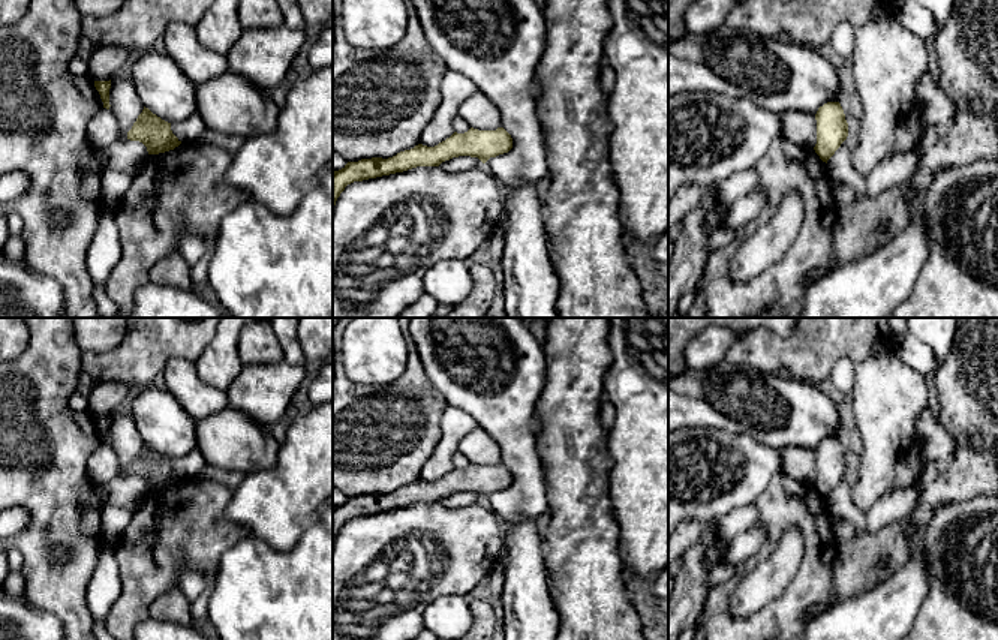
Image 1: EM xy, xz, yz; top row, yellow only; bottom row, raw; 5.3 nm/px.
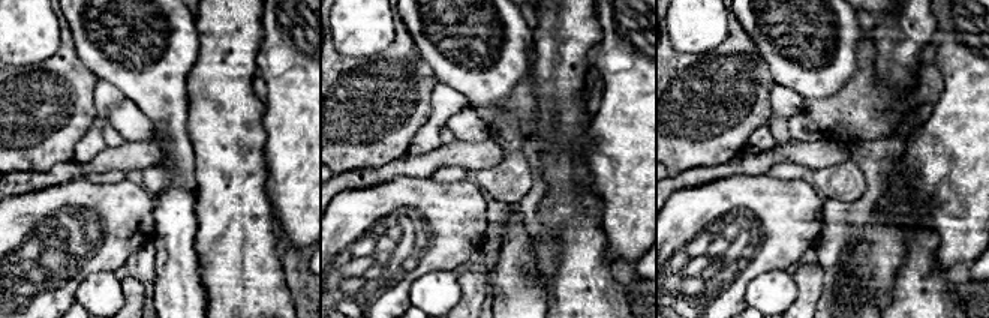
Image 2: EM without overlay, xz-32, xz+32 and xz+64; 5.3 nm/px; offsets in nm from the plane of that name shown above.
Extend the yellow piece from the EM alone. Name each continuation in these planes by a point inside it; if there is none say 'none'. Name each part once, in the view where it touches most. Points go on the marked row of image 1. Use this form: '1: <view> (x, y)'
none

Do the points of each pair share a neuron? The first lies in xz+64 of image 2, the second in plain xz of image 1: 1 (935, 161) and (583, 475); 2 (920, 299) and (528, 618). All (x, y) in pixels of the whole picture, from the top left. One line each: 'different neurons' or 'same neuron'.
1: different neurons
2: different neurons

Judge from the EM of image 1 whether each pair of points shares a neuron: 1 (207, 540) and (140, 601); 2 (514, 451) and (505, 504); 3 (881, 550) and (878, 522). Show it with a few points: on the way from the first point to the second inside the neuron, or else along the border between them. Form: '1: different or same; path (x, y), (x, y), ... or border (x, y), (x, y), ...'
1: same; path (189, 544), (150, 583)
2: same; path (520, 465), (519, 490)
3: different; border (868, 531), (878, 532), (898, 525), (910, 549)

